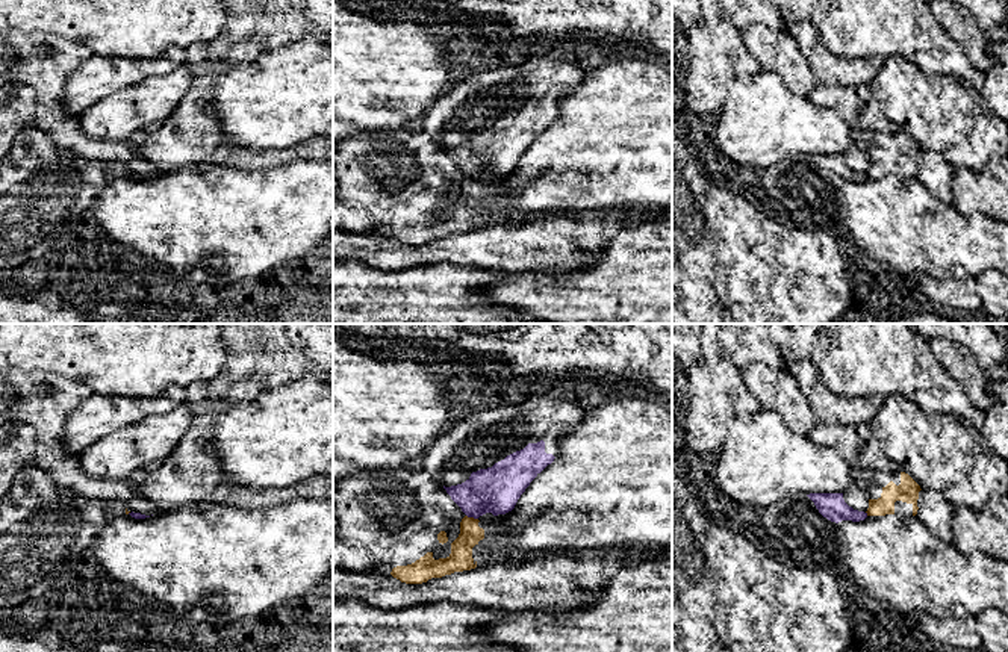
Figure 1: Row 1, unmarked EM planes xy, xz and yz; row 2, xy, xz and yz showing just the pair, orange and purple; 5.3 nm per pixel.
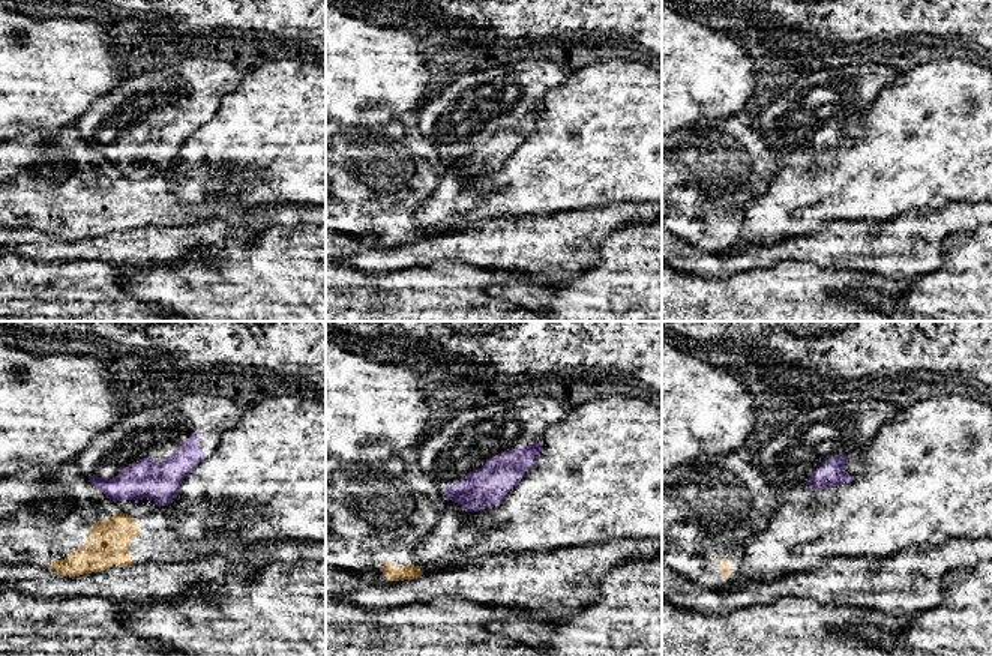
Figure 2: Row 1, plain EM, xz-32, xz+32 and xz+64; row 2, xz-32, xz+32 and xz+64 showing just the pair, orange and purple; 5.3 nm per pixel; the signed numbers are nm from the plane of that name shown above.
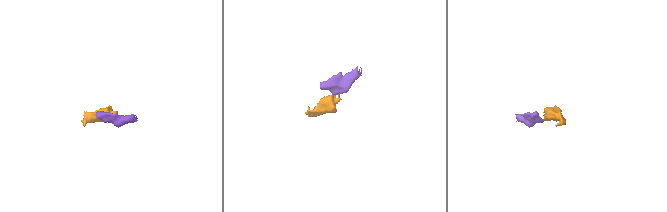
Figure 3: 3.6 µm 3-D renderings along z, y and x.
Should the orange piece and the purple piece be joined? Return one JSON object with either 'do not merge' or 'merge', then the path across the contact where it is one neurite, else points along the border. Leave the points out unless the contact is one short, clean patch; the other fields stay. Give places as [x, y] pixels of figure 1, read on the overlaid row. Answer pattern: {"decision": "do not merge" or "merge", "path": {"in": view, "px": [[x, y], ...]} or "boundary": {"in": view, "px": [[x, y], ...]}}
{"decision": "do not merge", "boundary": {"in": "xz", "px": [[466, 515], [477, 519]]}}

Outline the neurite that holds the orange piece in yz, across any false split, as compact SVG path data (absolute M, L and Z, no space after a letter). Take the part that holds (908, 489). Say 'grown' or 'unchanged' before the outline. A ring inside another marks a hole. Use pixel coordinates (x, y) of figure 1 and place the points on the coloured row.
grown; M851 470L869 498L867 516L916 516L920 486L905 472Z

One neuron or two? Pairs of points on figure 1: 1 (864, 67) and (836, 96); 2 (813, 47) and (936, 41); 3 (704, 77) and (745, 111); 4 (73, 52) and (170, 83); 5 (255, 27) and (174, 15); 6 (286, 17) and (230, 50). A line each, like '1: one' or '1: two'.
1: two
2: two
3: two
4: two
5: two
6: one

